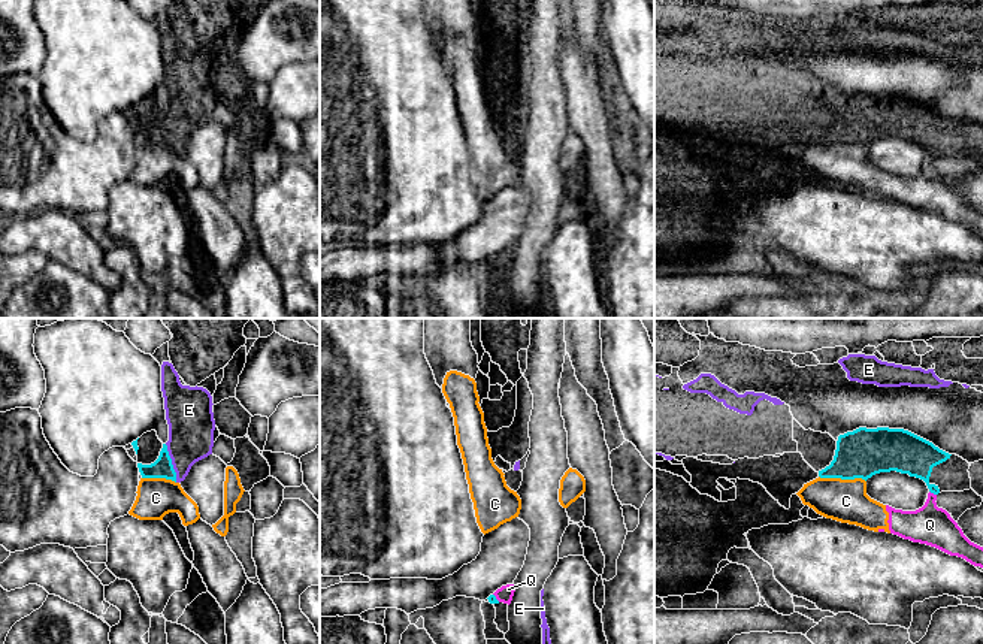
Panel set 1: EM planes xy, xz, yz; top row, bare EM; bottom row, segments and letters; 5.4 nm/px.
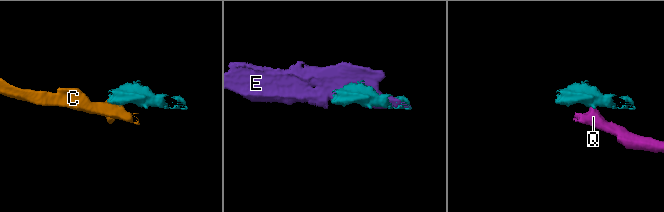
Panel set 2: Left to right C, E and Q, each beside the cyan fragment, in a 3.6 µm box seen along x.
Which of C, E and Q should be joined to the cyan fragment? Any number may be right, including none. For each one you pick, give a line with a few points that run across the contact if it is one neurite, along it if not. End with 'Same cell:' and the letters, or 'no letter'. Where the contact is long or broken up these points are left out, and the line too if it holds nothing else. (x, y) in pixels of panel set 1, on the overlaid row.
Same cell: E

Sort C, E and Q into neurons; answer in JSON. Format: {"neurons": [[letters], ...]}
{"neurons": [["C", "Q"], ["E"]]}

